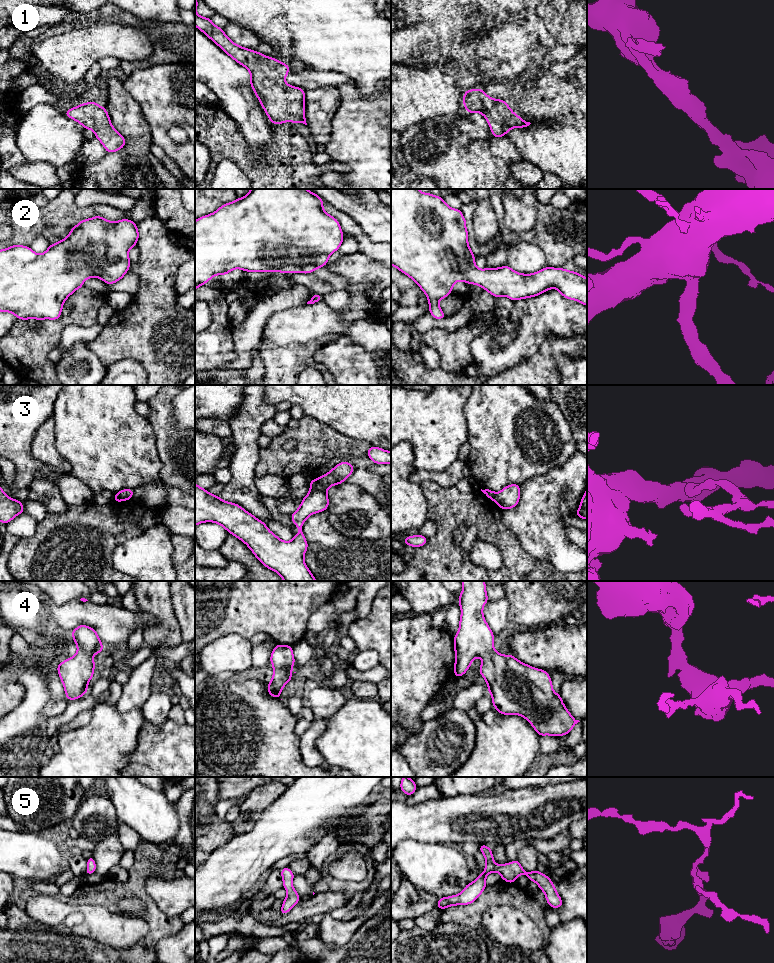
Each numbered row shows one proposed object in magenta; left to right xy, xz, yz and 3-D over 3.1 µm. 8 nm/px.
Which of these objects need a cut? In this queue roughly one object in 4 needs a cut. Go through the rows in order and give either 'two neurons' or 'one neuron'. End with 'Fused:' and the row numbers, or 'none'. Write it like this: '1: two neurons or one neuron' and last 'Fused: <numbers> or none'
1: one neuron
2: one neuron
3: two neurons
4: one neuron
5: one neuron
Fused: 3

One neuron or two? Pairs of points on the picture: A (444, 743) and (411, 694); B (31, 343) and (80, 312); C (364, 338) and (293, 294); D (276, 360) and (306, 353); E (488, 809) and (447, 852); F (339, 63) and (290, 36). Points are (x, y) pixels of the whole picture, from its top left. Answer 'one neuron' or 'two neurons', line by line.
A: two neurons
B: one neuron
C: two neurons
D: one neuron
E: two neurons
F: one neuron

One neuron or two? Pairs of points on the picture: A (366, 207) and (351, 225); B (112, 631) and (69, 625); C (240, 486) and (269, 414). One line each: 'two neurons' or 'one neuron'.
A: two neurons
B: one neuron
C: one neuron

